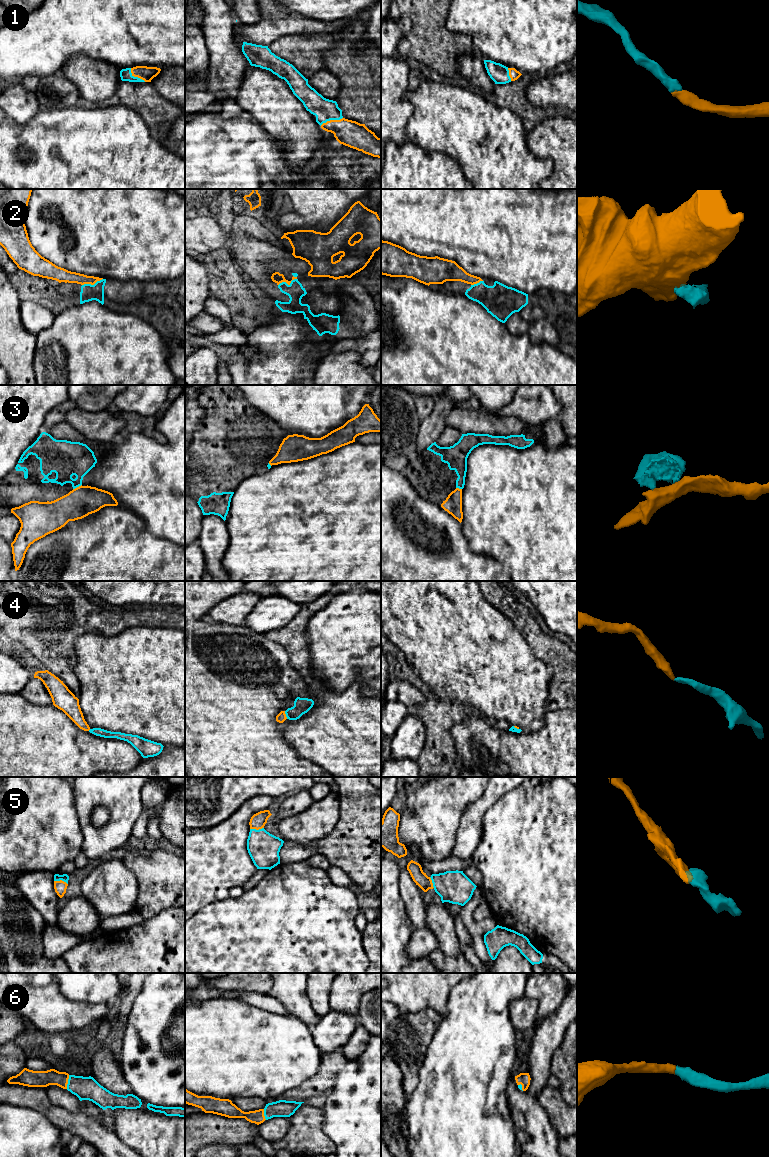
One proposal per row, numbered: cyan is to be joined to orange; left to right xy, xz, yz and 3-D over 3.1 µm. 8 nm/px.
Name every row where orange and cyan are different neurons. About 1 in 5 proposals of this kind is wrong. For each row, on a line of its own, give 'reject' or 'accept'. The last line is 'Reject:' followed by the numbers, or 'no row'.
1: accept
2: reject
3: reject
4: accept
5: accept
6: accept
Reject: 2, 3

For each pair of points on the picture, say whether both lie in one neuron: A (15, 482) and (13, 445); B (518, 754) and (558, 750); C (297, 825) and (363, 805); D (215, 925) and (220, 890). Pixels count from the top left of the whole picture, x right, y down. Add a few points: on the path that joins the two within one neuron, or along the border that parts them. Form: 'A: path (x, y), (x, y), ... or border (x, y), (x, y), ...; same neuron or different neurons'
A: border (27, 447), (16, 466), (10, 472); different neurons
B: path (528, 754), (548, 754); same neuron
C: border (337, 793), (339, 818), (335, 827), (328, 833); different neurons
D: border (228, 896), (205, 905), (197, 912); different neurons

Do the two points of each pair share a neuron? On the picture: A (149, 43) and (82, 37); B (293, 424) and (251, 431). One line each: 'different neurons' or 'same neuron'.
A: same neuron
B: different neurons

